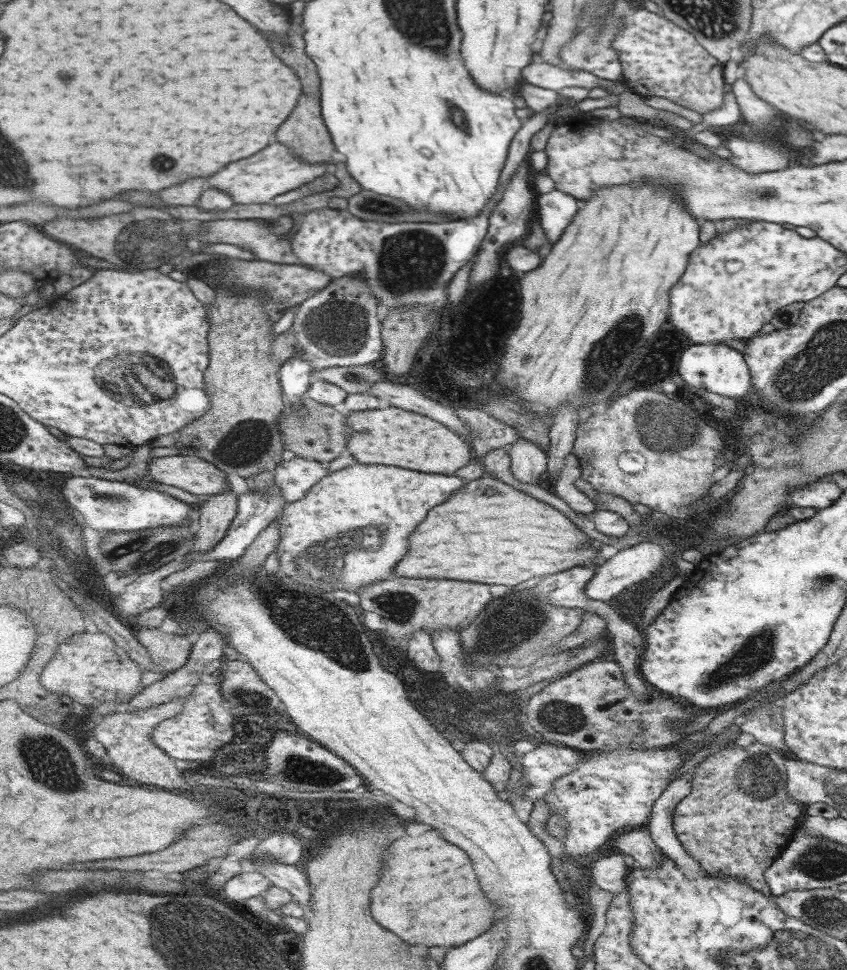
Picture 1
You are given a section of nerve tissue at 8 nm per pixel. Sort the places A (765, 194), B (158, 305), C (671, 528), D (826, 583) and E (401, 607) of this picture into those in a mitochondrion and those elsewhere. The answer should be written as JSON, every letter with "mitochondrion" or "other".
{"A":"mitochondrion","B":"other","C":"other","D":"mitochondrion","E":"mitochondrion"}

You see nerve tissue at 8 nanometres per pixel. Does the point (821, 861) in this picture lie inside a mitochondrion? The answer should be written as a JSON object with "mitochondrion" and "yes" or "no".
{"mitochondrion":"yes"}

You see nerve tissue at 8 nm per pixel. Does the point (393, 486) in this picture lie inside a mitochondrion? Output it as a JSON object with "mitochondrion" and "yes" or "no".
{"mitochondrion":"no"}

